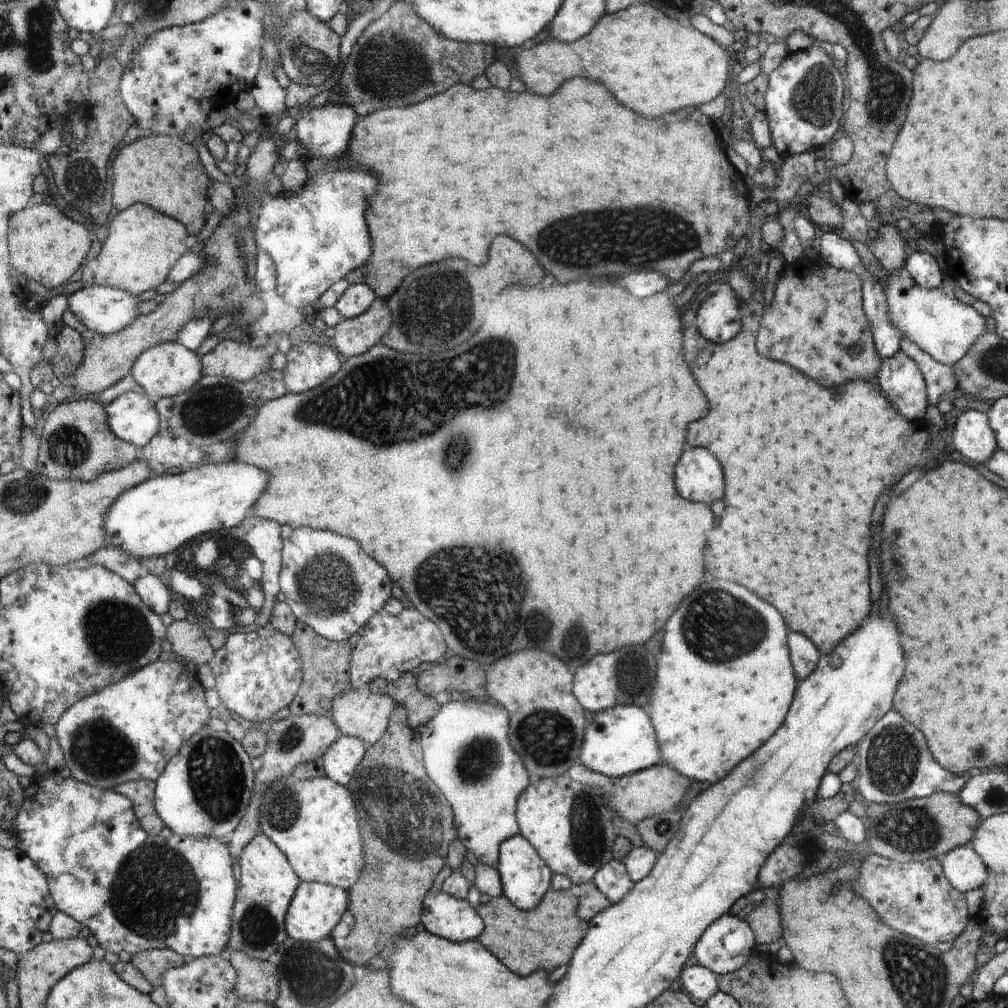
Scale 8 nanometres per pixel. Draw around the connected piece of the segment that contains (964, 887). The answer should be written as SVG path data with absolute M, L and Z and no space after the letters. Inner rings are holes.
M970 844L953 848L940 861L947 879L960 892L976 890L987 882L990 870Z

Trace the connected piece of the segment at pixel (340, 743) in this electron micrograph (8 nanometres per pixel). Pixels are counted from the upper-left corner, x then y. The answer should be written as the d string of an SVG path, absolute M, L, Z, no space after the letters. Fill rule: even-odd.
M341 734L322 758L325 775L338 784L347 786L352 781L356 768L363 762L366 752L367 745L362 740Z

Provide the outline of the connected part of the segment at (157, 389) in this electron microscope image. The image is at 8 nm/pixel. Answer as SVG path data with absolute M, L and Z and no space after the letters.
M178 341L169 342L156 345L150 351L144 352L136 363L132 376L156 402L159 399L169 399L191 391L204 378L204 362L203 358L188 346Z

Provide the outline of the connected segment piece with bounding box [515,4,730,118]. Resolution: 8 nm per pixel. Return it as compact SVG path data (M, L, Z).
M638 4L616 14L606 14L600 28L584 40L563 42L556 38L529 45L515 53L524 84L542 96L556 92L574 76L594 78L612 88L612 94L642 116L666 116L684 106L696 108L722 94L728 82L728 54L696 28L682 26L660 10Z

